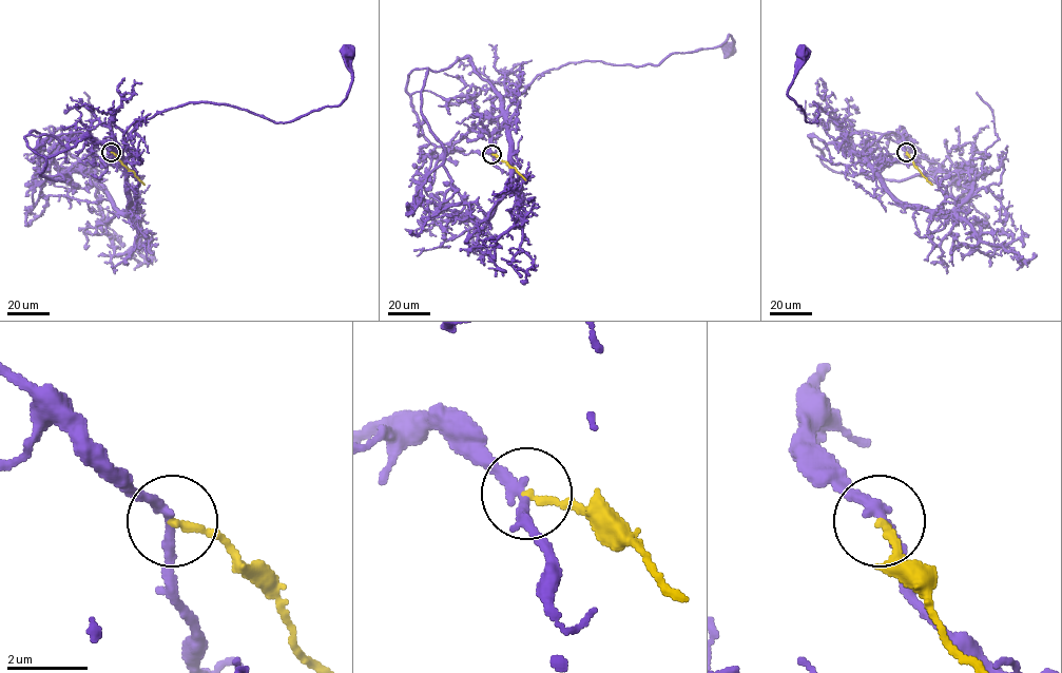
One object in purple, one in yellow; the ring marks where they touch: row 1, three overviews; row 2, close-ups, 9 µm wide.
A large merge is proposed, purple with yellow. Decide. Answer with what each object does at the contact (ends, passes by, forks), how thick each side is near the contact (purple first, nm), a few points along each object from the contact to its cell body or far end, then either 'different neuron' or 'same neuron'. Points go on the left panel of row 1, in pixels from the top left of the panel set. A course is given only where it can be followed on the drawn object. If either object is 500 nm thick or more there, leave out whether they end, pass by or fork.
purple passes by | yellow ends | 260/170 nm | purple via (111, 152), (108, 161), (123, 165), (133, 129), (189, 102), (275, 122), (339, 106), (352, 79), (348, 52) | yellow via (111, 152), (145, 185) | different neuron

